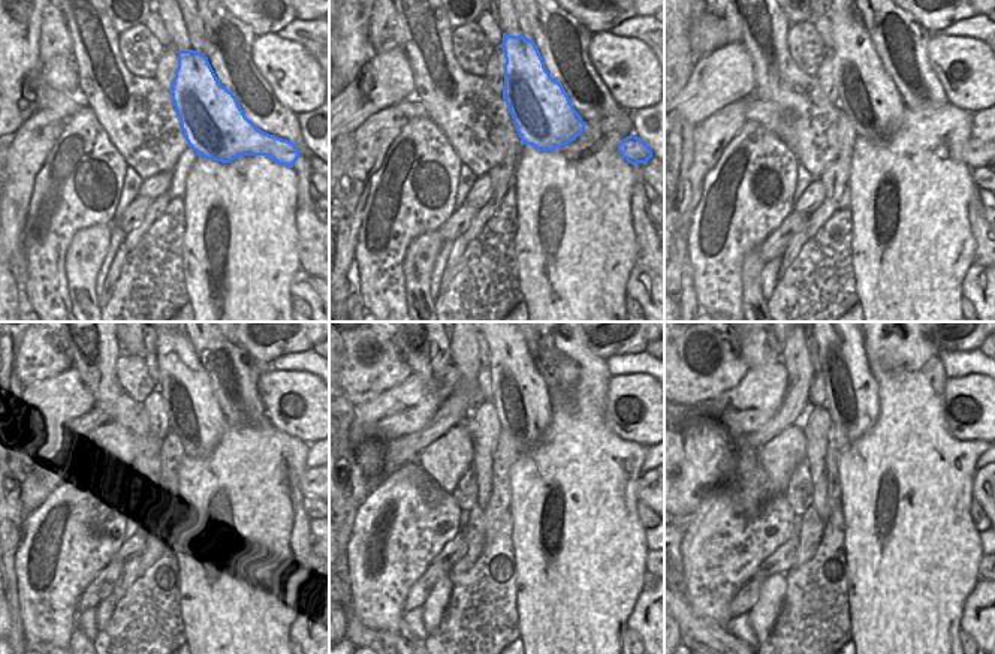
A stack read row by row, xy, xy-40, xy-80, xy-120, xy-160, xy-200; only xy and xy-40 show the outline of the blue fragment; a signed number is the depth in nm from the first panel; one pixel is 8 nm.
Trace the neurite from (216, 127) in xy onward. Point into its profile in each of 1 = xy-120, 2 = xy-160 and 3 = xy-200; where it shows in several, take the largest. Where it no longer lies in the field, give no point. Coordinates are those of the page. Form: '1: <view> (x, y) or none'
1: xy-120 (193, 415)
2: xy-160 (521, 395)
3: xy-200 (852, 394)

